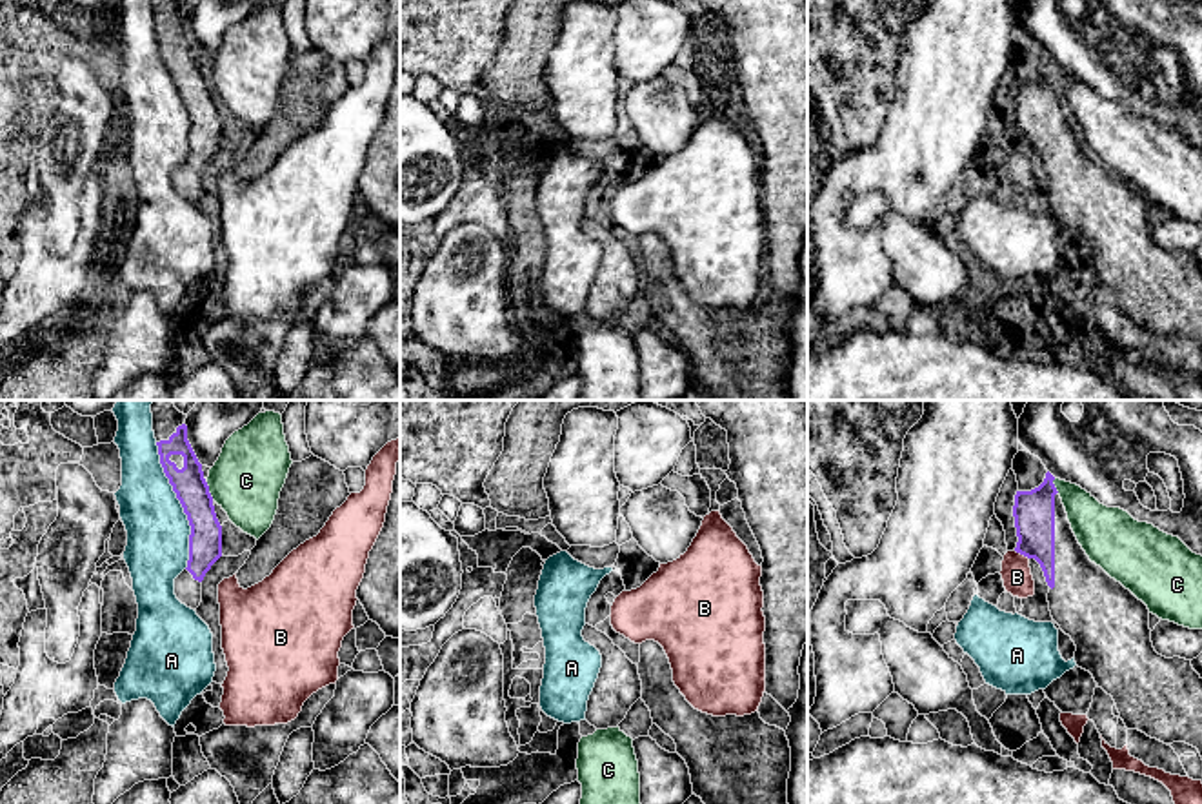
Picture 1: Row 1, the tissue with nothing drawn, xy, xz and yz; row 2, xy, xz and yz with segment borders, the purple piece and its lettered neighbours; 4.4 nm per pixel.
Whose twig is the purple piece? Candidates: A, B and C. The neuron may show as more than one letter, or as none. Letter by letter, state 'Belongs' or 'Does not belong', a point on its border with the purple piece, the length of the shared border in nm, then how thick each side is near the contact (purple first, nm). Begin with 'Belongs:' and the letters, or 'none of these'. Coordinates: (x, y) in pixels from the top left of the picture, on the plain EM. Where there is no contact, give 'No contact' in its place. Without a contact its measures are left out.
Belongs: none of these
A: Does not belong. Touches purple at xy (182, 99). Shared border 600 nm. Thickness 150 nm (purple) against 280 nm
B: Does not belong. Touches purple at yz (1022, 146). Shared border 80 nm. Thickness 180 nm (purple) against 130 nm
C: Does not belong. Touches purple at xy (208, 84). Shared border 90 nm. Thickness 150 nm (purple) against 320 nm

